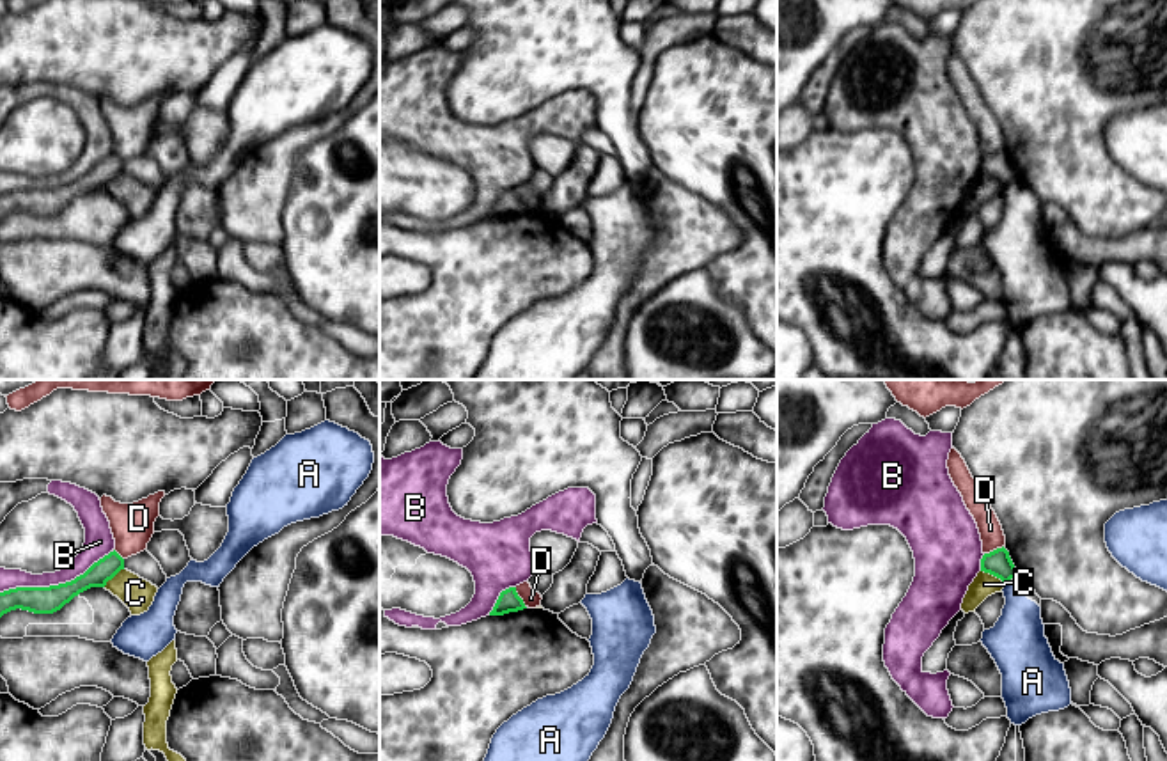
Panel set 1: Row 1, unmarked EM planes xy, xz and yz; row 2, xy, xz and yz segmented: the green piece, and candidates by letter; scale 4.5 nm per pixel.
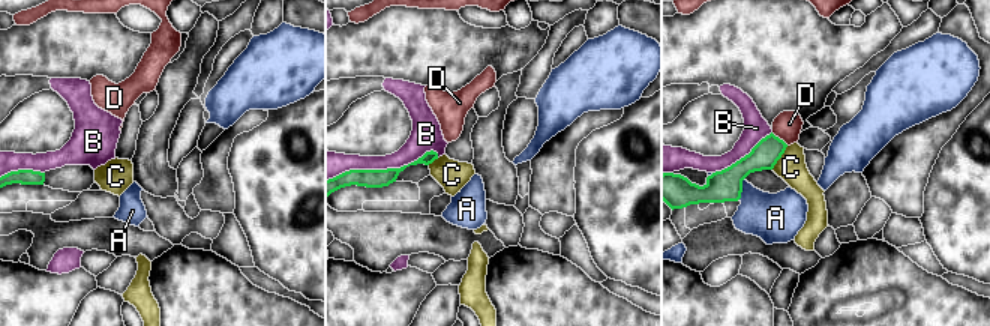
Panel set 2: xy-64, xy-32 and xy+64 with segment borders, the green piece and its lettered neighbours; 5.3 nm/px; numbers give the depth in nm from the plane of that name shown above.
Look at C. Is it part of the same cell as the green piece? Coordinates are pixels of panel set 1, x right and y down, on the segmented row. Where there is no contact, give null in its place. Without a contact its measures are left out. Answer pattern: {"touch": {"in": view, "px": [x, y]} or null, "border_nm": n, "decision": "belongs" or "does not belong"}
{"touch": {"in": "yz", "px": [994, 575]}, "border_nm": 130, "decision": "does not belong"}

